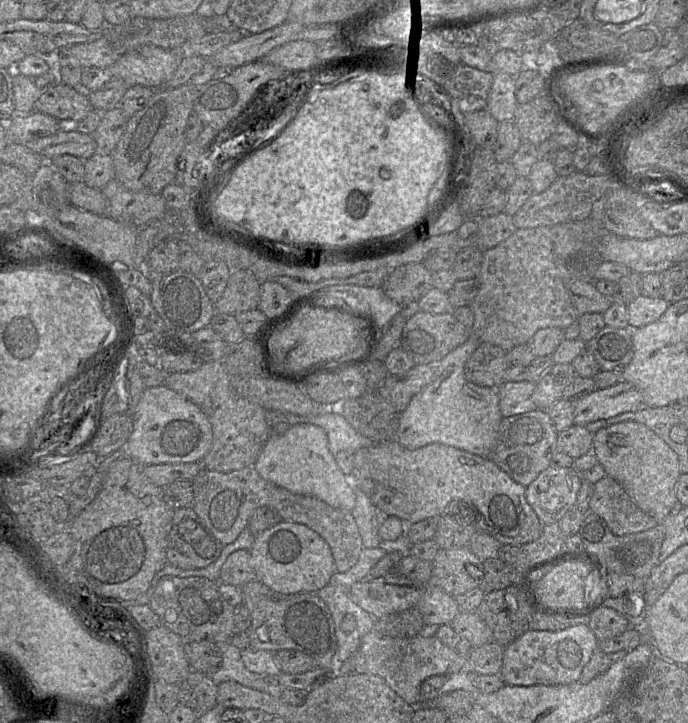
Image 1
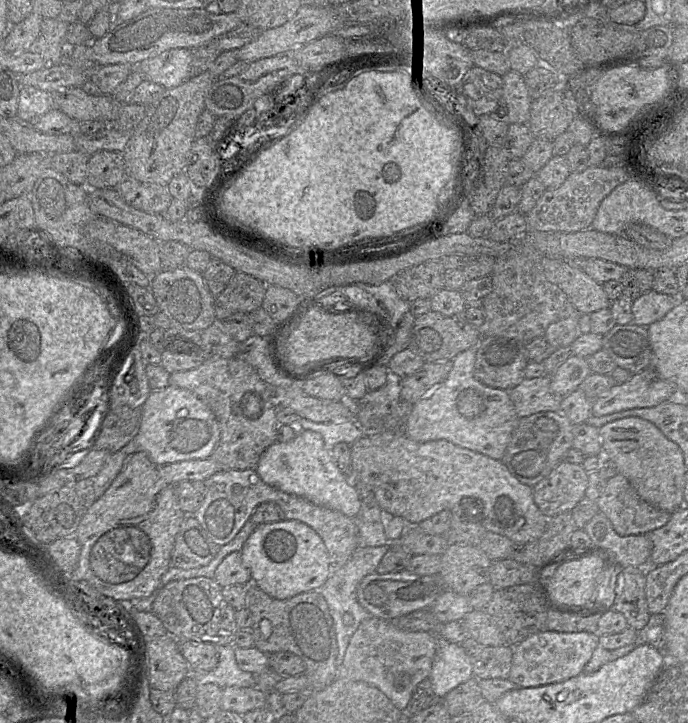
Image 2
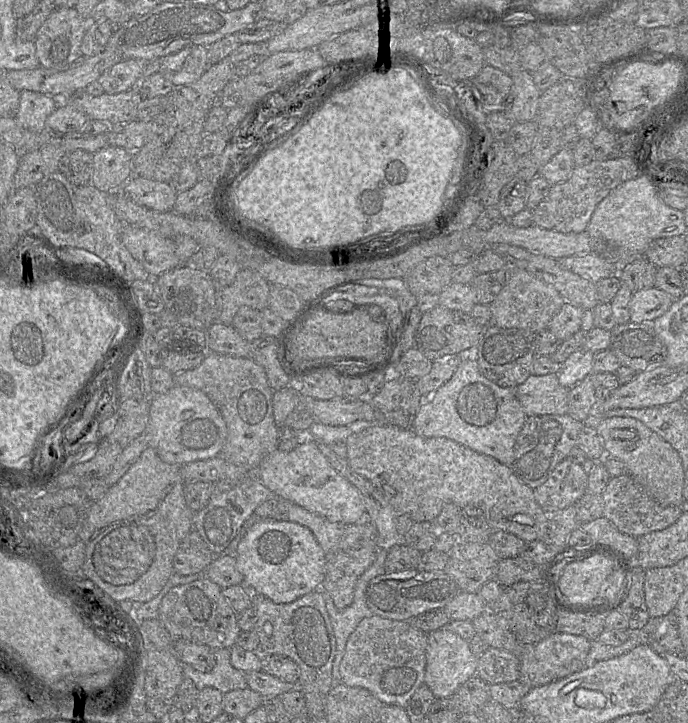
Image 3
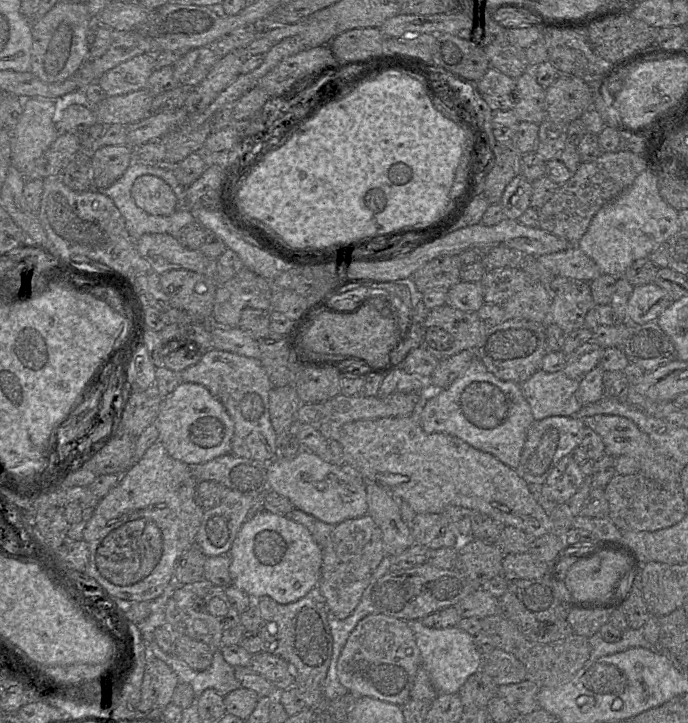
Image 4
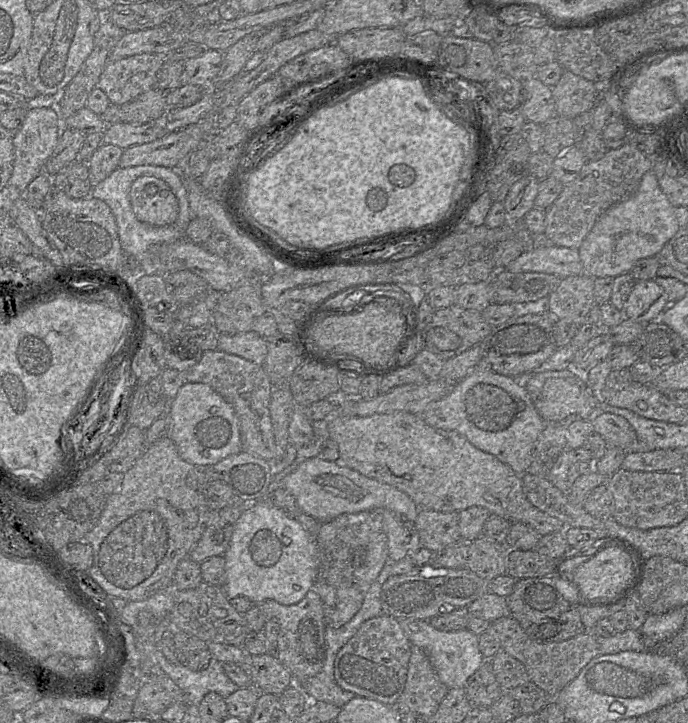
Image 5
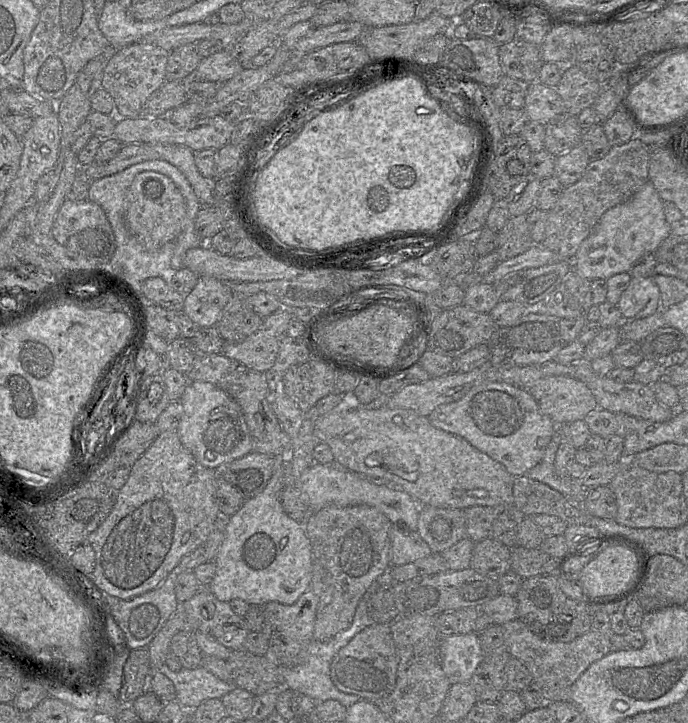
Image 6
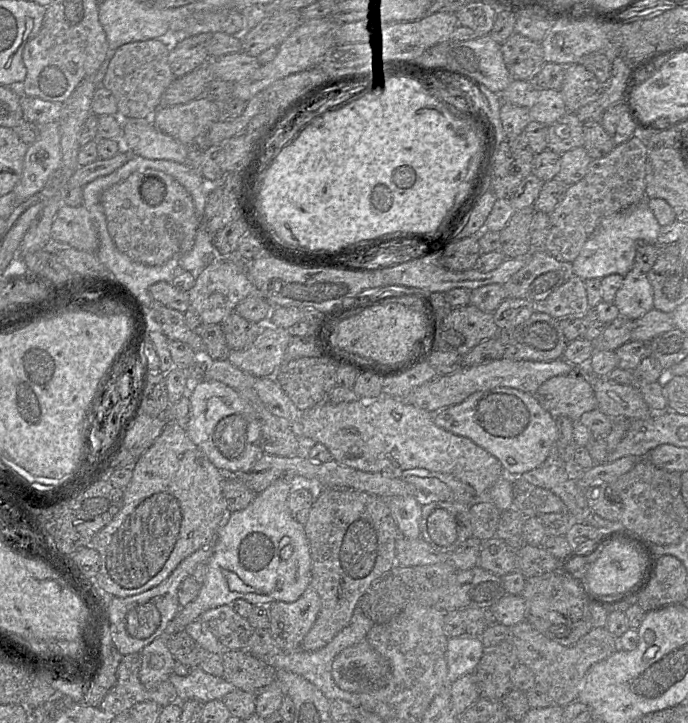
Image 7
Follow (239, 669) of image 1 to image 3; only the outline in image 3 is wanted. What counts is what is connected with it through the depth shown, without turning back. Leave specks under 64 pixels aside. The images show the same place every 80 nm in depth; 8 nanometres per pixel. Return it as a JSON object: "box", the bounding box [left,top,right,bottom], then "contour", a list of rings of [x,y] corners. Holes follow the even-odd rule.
{"box":[183,648,248,694],"contour":[[[230,648],[215,650],[215,666],[207,673],[183,665],[184,678],[191,679],[198,689],[212,687],[225,694],[232,690],[248,688],[245,673],[234,668],[230,662]]]}

